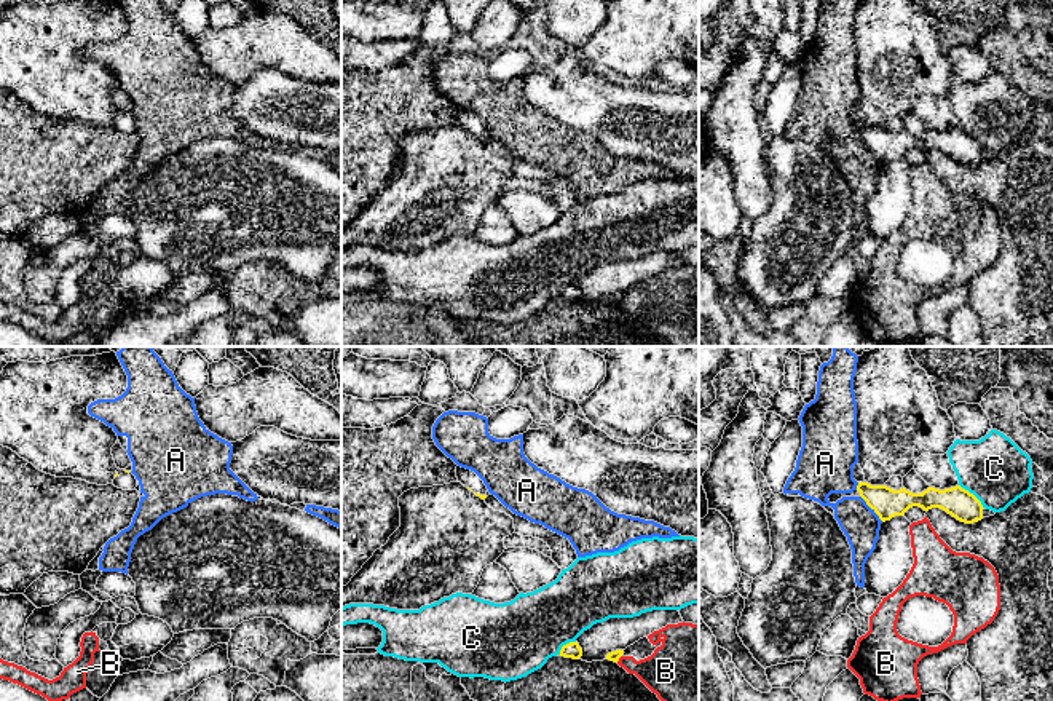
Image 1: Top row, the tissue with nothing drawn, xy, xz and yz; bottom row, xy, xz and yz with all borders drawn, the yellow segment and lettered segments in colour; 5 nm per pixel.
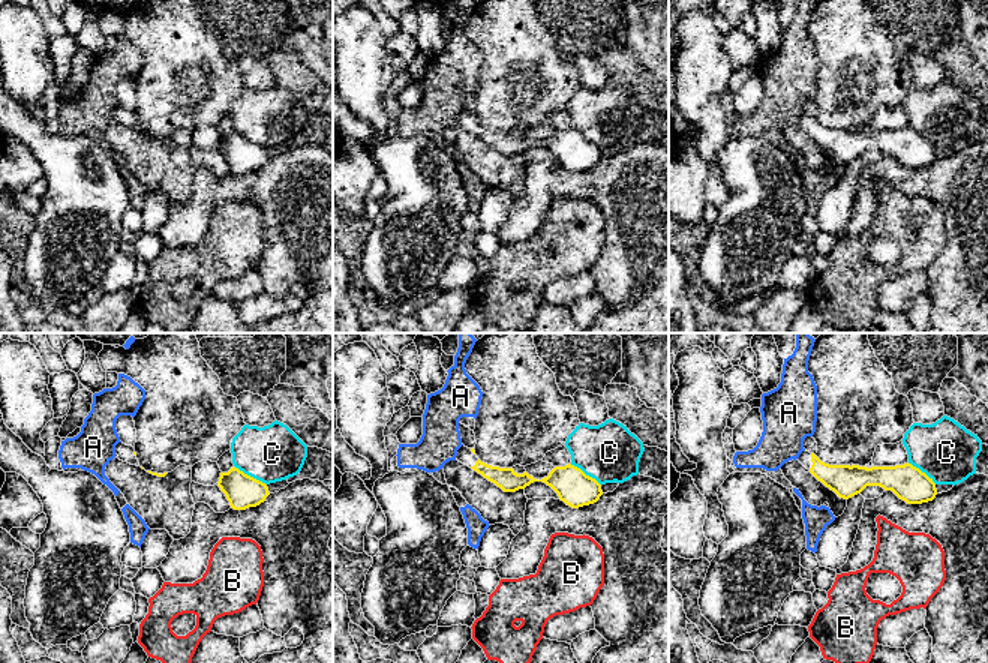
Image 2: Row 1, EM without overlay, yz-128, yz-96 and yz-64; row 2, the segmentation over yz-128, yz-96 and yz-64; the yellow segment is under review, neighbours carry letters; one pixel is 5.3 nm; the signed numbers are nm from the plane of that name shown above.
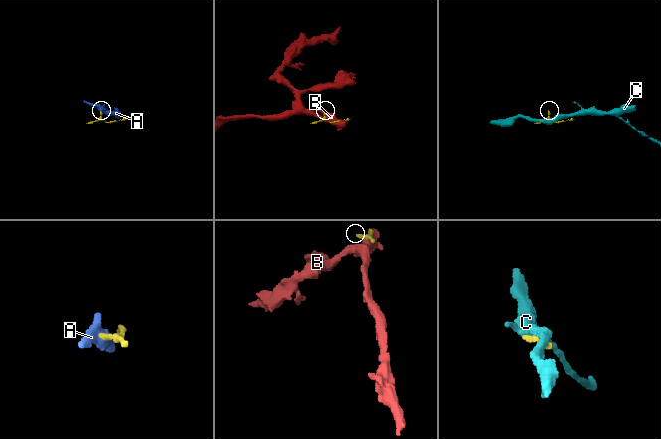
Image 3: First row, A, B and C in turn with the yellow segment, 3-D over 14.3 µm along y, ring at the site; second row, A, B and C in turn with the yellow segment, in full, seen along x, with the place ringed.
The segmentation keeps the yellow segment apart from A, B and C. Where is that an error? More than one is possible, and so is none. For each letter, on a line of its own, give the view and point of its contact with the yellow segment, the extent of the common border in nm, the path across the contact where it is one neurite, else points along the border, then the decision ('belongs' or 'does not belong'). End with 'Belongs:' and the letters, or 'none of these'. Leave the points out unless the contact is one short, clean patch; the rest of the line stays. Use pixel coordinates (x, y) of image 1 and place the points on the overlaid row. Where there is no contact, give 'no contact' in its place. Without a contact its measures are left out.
A: contact yz (870, 506); length 180 nm; border yz (860, 495), (883, 521); does not belong
B: contact xz (619, 657); length 50 nm; does not belong
C: contact yz (974, 495); length 180 nm; does not belong
Belongs: none of these

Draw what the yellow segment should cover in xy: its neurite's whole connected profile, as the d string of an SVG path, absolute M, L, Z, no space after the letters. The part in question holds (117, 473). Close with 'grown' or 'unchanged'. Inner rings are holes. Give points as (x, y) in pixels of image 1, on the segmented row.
M118 468L113 485L123 490L134 490L137 487L137 479L131 471Z | grown

